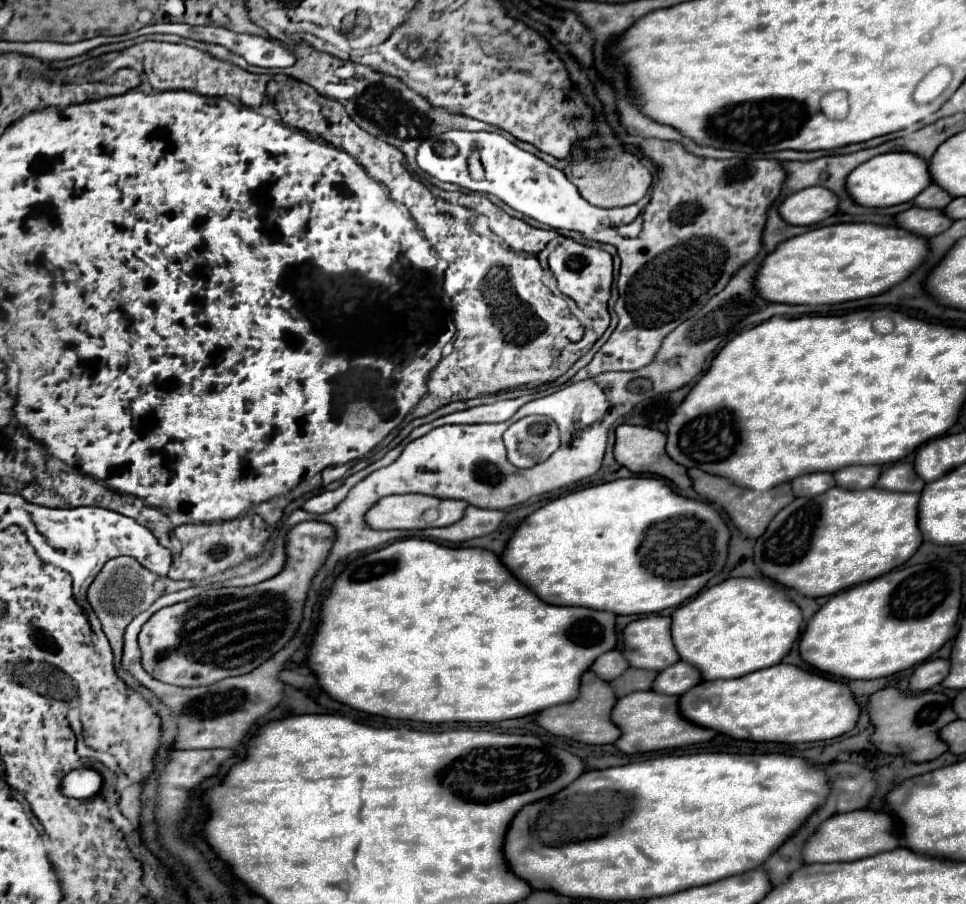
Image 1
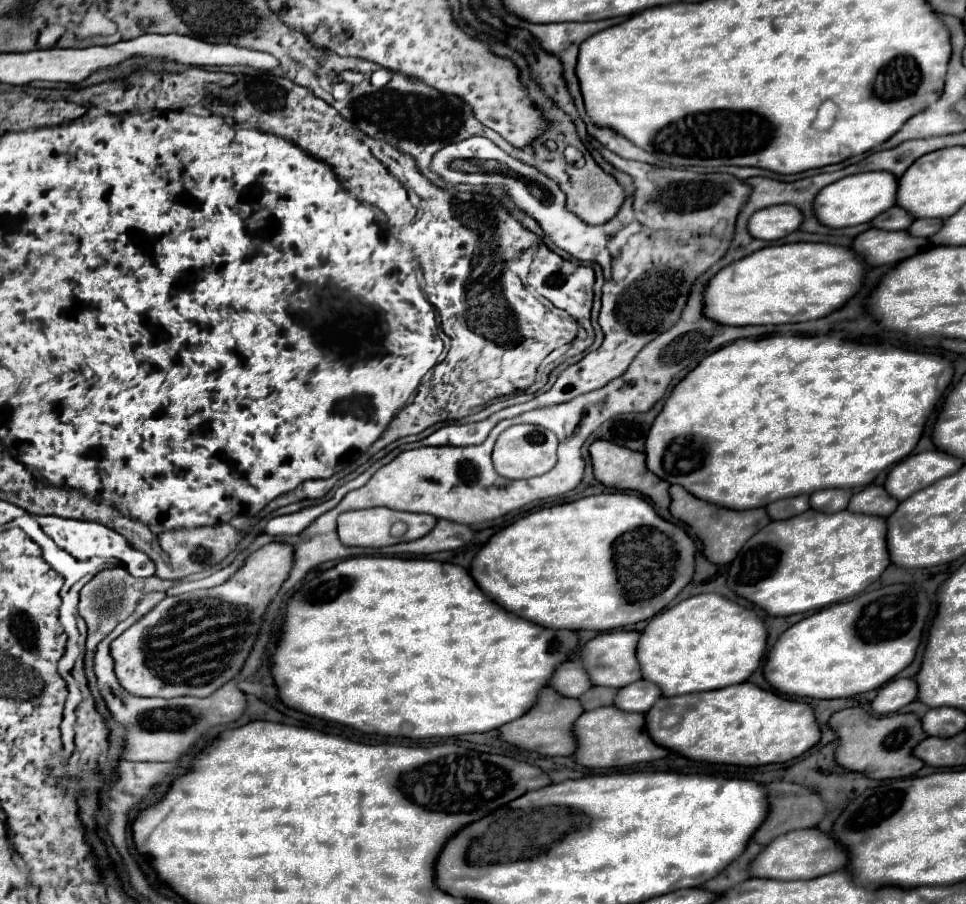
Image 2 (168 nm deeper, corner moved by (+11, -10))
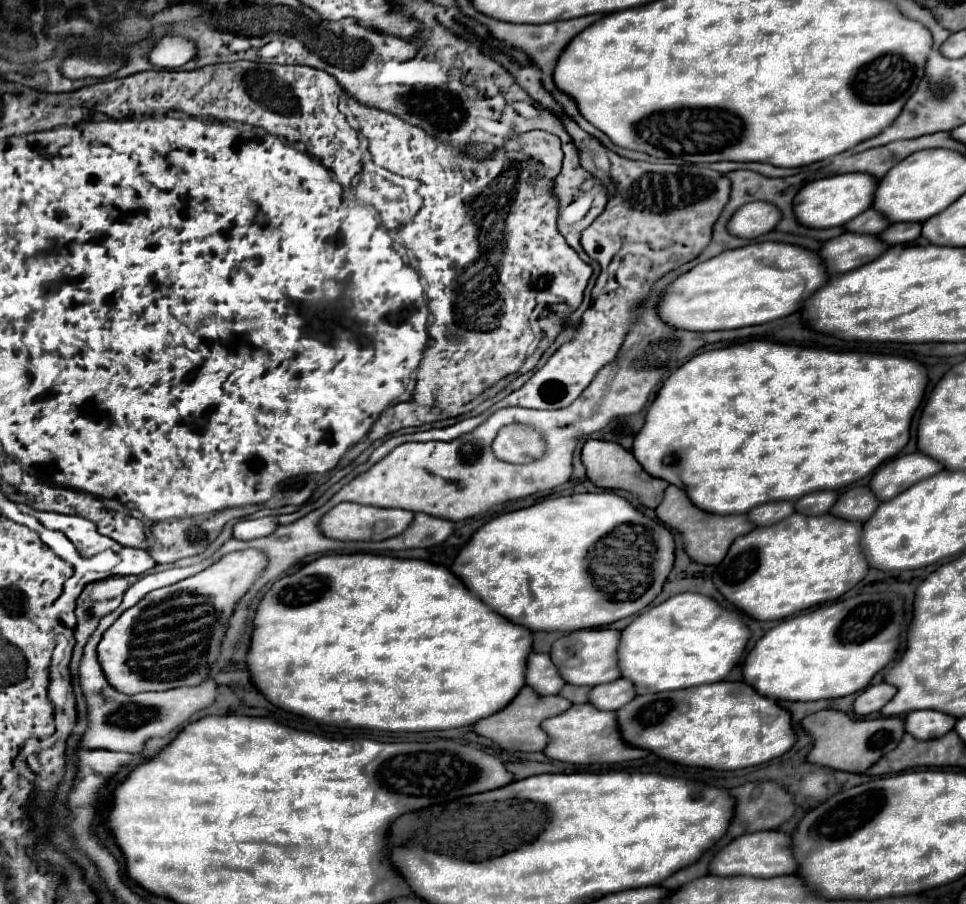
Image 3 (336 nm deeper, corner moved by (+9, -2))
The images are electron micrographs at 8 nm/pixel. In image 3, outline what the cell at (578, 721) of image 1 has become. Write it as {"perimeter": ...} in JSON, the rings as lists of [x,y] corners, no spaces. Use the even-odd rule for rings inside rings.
{"perimeter":[[[528,685],[516,695],[516,699],[506,707],[502,709],[500,713],[496,715],[490,715],[486,717],[484,721],[476,723],[474,725],[474,731],[478,735],[484,735],[484,737],[490,737],[494,739],[500,747],[504,749],[518,749],[518,751],[542,751],[546,749],[548,745],[548,733],[540,727],[544,719],[548,717],[556,717],[558,713],[564,713],[572,703],[566,701],[564,697],[560,695],[554,695],[554,697],[542,697],[538,693],[534,693]]]}

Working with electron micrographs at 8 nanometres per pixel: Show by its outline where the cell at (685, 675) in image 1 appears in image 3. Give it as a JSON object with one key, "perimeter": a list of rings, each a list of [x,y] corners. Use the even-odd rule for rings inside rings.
{"perimeter":[[[616,679],[606,685],[598,685],[590,691],[590,703],[598,709],[606,711],[618,711],[626,703],[630,703],[636,697],[636,685],[630,679]]]}

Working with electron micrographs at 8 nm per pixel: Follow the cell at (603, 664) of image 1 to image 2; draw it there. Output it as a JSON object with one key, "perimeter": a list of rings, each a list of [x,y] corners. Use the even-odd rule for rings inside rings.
{"perimeter":[[[570,659],[556,667],[554,675],[548,681],[548,687],[552,687],[556,693],[560,693],[564,697],[580,697],[592,685],[590,685],[590,679],[584,673],[580,661]]]}

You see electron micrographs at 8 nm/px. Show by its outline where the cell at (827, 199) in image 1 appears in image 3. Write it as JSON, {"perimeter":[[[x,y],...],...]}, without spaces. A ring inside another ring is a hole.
{"perimeter":[[[766,201],[746,203],[730,219],[730,233],[742,239],[756,239],[772,231],[780,223],[780,219],[782,219],[782,213],[772,203],[766,203]]]}

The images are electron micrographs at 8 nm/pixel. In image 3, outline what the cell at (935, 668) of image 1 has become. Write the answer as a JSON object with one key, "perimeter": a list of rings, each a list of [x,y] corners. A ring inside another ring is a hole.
{"perimeter":[[[878,683],[868,687],[856,701],[854,701],[854,713],[856,715],[870,715],[880,711],[894,695],[896,695],[896,687],[890,683]]]}

